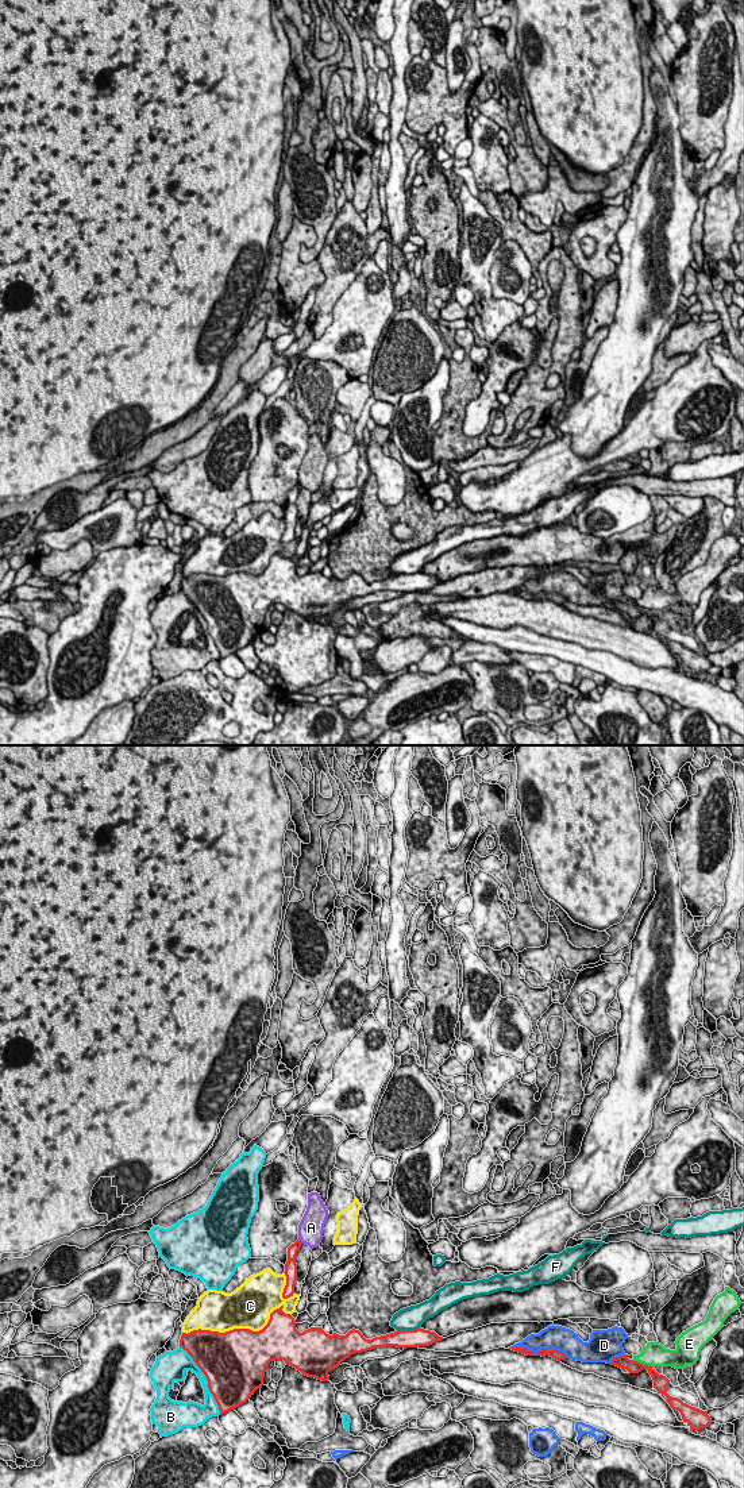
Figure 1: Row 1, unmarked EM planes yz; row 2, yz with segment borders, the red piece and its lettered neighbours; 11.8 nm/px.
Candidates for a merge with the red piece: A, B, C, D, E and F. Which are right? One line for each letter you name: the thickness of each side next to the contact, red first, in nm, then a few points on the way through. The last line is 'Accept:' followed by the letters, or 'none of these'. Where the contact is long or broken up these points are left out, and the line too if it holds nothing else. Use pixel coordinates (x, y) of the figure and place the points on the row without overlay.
Accept: none of these

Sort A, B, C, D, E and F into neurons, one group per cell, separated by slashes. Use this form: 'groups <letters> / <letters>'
groups A / B / C / D / E / F

